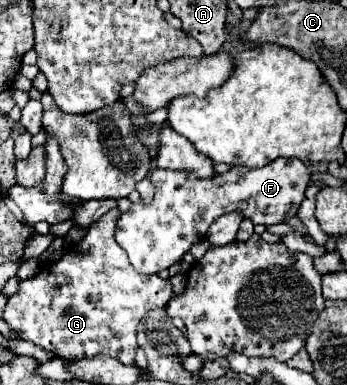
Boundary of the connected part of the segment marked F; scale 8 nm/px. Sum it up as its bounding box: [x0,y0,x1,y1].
[116,158,310,274]

